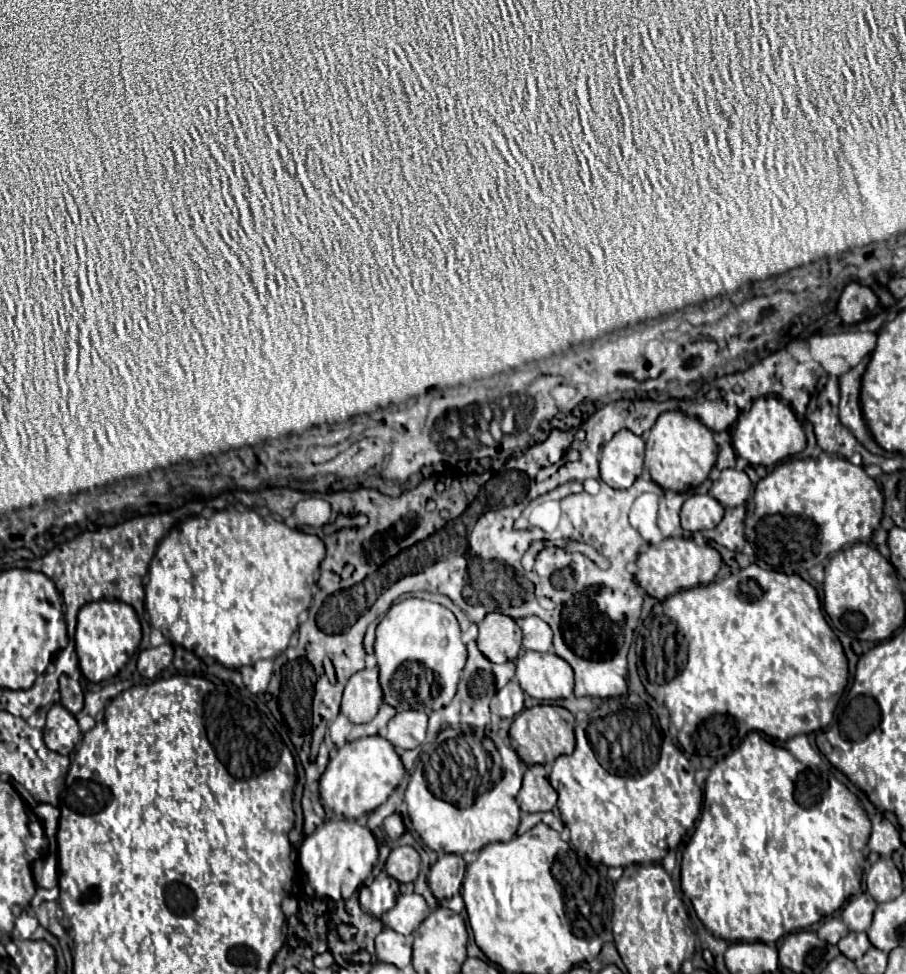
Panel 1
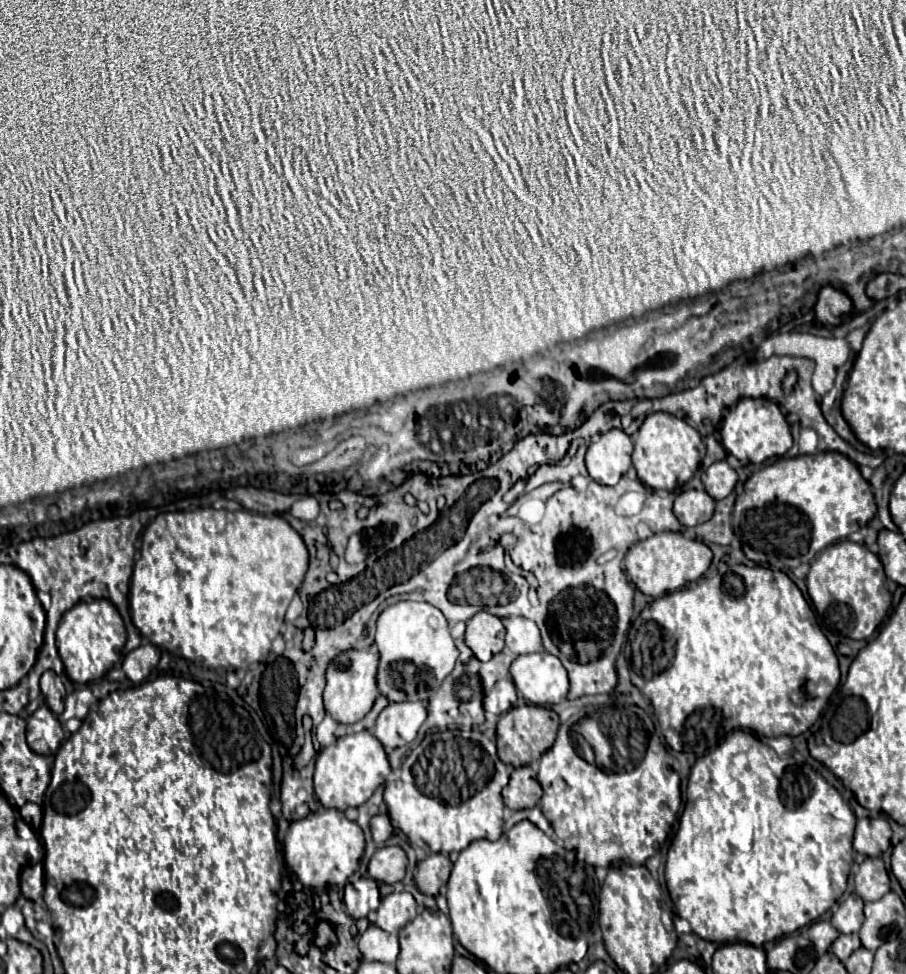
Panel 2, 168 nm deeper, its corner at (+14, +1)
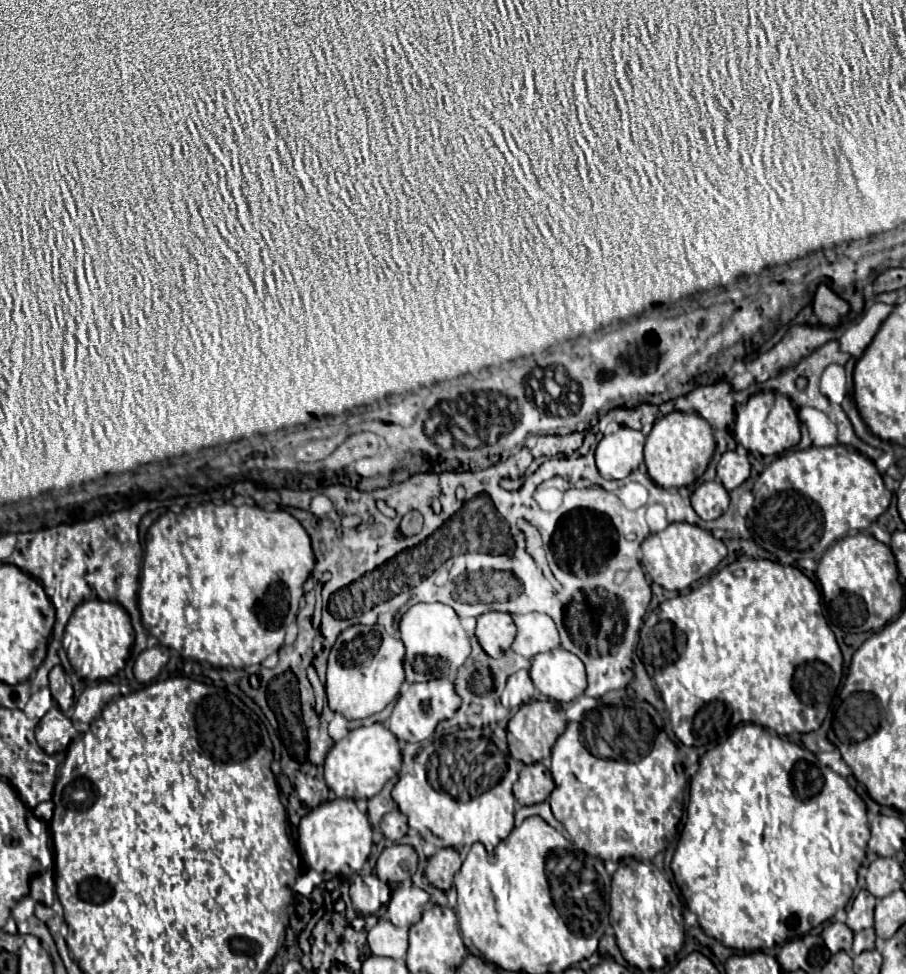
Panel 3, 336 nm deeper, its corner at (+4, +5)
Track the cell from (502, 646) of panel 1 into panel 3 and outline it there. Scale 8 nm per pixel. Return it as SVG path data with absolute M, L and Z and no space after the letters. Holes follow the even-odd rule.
M485 612L477 618L477 640L491 658L501 658L511 648L515 638L515 624L509 614Z

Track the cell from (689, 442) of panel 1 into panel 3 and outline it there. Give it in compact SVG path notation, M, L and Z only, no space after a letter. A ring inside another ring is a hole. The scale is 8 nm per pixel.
M669 412L667 416L663 416L653 424L653 430L646 437L644 462L655 484L663 488L681 488L693 484L707 470L713 450L715 440L707 420L691 412Z

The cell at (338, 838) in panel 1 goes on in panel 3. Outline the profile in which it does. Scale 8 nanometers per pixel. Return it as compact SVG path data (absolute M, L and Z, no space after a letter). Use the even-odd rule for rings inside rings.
M335 798L319 804L315 810L301 818L297 834L300 853L305 854L309 866L319 874L323 872L341 876L357 874L368 860L373 846L371 824L367 820L367 814L359 812L355 802L347 798Z

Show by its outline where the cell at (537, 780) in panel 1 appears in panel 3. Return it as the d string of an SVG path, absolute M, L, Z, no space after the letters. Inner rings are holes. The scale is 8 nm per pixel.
M537 762L521 770L519 780L513 786L513 794L521 806L531 806L531 804L545 802L553 788L555 784L551 772L541 762Z

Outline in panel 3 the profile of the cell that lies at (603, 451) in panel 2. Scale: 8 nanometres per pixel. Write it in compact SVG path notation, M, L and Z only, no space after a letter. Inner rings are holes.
M621 426L617 432L603 436L595 450L599 474L607 480L623 480L643 462L645 436L633 428Z

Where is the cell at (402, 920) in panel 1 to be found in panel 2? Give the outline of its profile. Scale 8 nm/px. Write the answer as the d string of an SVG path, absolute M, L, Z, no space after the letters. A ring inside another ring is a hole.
M401 890L401 892L393 892L389 896L385 896L381 900L381 906L377 908L377 926L385 932L399 932L407 922L411 922L417 914L415 910L415 898Z

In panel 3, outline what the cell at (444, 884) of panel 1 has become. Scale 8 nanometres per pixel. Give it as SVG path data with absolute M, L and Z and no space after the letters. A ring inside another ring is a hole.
M441 848L437 854L429 858L429 864L425 868L427 880L439 888L439 890L449 890L453 884L455 872L461 868L461 858L455 848Z

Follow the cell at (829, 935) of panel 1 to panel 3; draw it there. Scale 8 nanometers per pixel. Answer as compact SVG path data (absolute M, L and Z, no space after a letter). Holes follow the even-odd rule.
M829 922L825 924L821 938L825 940L827 948L831 950L831 954L837 954L839 950L845 950L851 954L851 942L853 942L853 932L843 924L843 922Z

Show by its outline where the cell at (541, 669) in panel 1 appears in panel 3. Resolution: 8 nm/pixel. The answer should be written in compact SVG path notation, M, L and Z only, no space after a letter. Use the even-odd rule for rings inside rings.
M563 648L537 654L529 674L535 688L555 702L571 702L587 688L583 662Z

